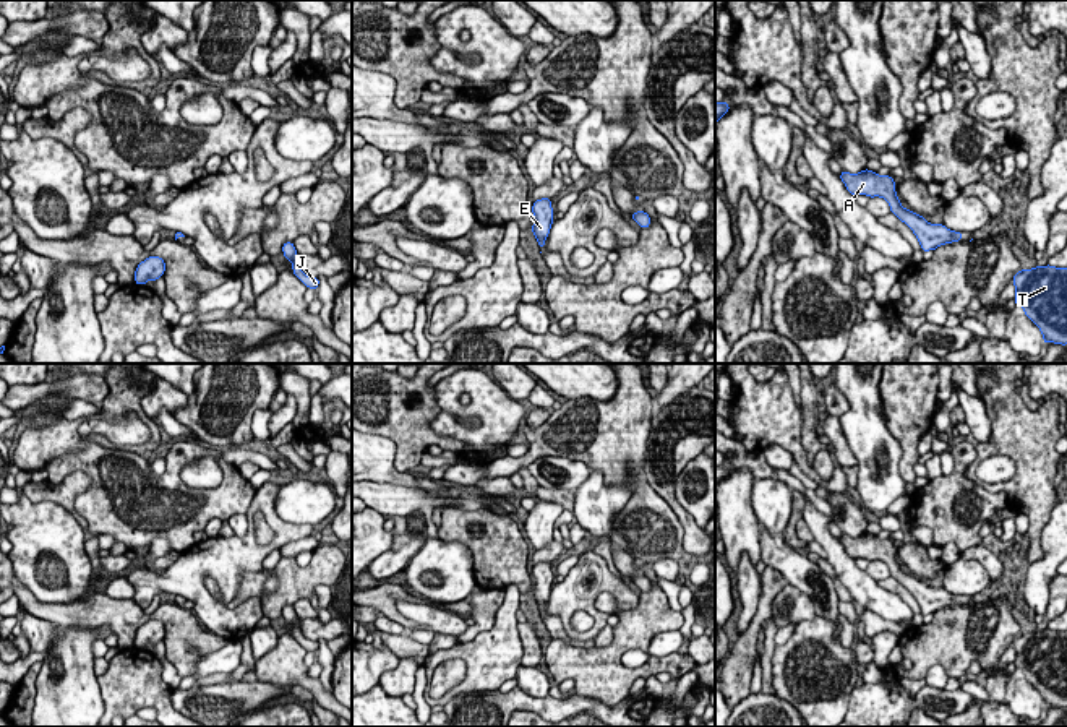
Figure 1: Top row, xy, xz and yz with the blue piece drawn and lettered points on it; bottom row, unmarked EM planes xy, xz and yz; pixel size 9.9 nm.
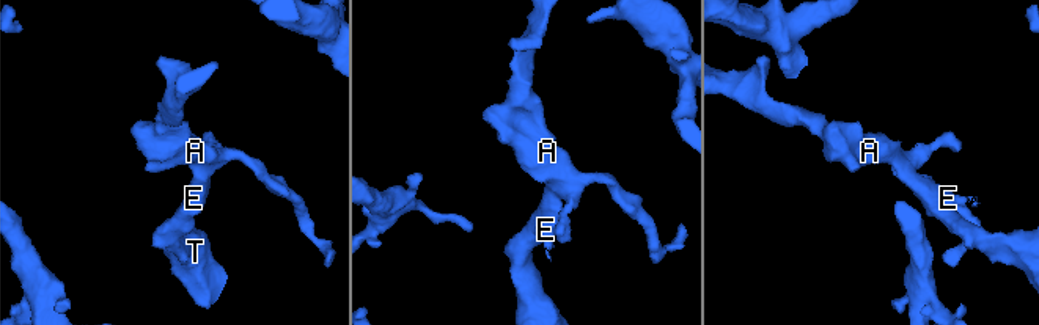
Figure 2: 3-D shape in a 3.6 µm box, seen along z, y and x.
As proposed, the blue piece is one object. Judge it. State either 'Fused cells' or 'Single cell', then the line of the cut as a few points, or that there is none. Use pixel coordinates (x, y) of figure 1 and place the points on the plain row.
Single cell. No split

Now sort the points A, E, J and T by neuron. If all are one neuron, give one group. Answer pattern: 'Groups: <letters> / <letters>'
Groups: A E J T

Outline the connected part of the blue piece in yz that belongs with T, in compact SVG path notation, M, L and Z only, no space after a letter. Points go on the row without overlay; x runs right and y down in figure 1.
M1067 631L1020 633L1012 646L1015 669L1039 691L1044 708L1067 709Z

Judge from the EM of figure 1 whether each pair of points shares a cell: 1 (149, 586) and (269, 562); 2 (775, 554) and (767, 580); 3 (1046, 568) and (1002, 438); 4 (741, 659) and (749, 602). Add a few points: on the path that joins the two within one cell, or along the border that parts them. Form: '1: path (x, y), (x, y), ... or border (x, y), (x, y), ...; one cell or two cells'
1: border (278, 547), (263, 560), (263, 568); two cells
2: border (766, 565), (777, 570), (788, 583); two cells
3: border (1049, 520), (1041, 531), (1043, 555), (1030, 563); two cells
4: border (761, 593), (758, 610), (740, 635); two cells

